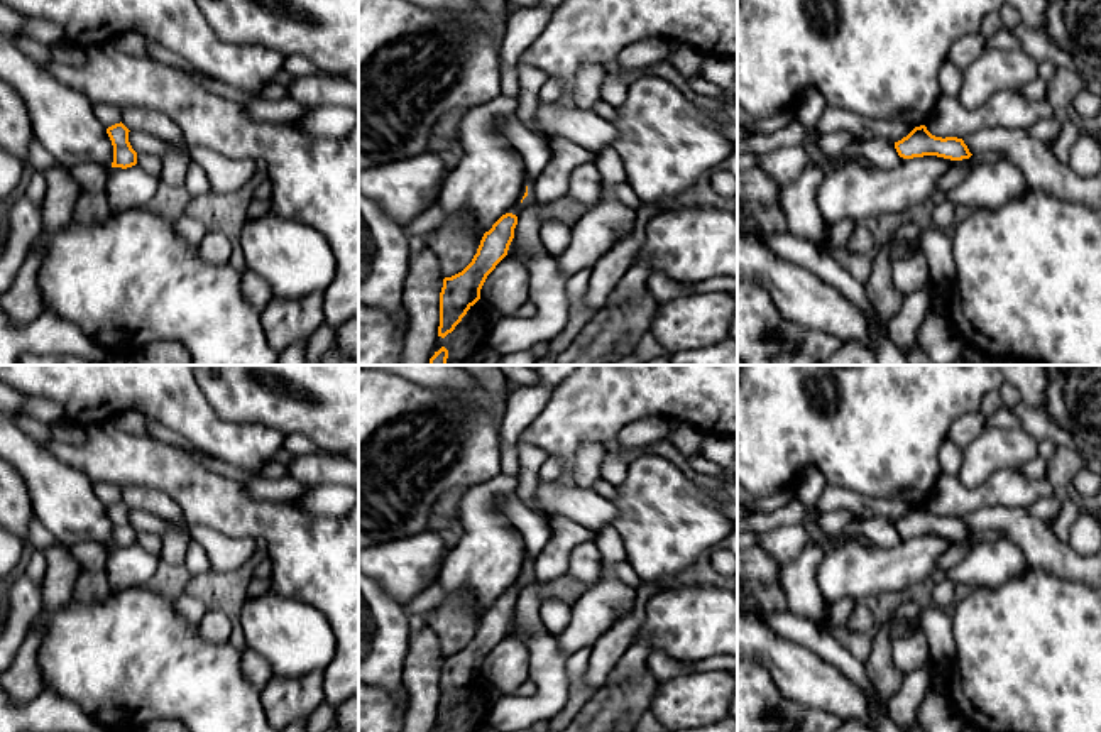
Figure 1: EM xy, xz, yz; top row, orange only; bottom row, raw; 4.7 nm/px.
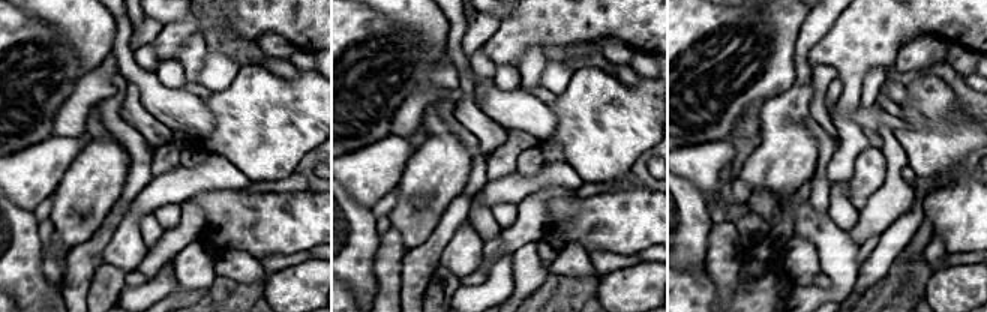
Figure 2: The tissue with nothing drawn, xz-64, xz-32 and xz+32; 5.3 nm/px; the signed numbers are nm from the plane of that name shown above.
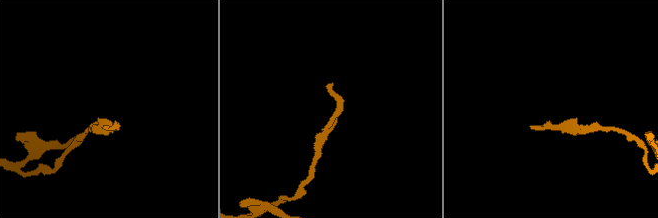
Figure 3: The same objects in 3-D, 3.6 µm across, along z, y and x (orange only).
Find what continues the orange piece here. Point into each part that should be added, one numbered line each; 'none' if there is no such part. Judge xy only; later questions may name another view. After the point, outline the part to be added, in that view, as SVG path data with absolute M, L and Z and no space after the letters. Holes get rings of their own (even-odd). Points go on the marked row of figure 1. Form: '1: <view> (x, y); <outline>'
none

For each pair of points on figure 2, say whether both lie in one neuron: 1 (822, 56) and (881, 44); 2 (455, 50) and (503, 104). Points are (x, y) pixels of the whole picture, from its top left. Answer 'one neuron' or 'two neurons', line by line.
1: one neuron
2: one neuron

